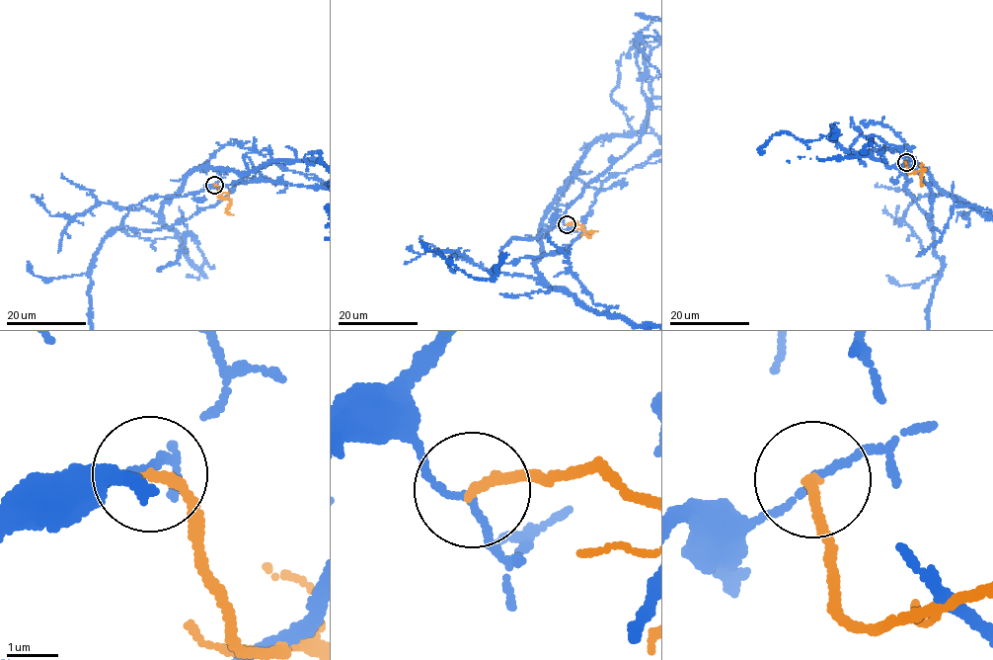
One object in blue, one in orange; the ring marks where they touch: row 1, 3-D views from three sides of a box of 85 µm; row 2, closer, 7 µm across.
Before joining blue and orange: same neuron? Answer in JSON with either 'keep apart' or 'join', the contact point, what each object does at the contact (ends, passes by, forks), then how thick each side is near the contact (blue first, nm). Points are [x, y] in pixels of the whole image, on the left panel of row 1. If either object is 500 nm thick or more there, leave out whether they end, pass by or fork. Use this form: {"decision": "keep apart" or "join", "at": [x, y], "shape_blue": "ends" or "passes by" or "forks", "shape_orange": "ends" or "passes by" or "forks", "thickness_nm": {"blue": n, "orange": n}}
{"decision": "keep apart", "at": [214, 185], "shape_blue": "passes by", "shape_orange": "ends", "thickness_nm": {"blue": 110, "orange": 190}}

